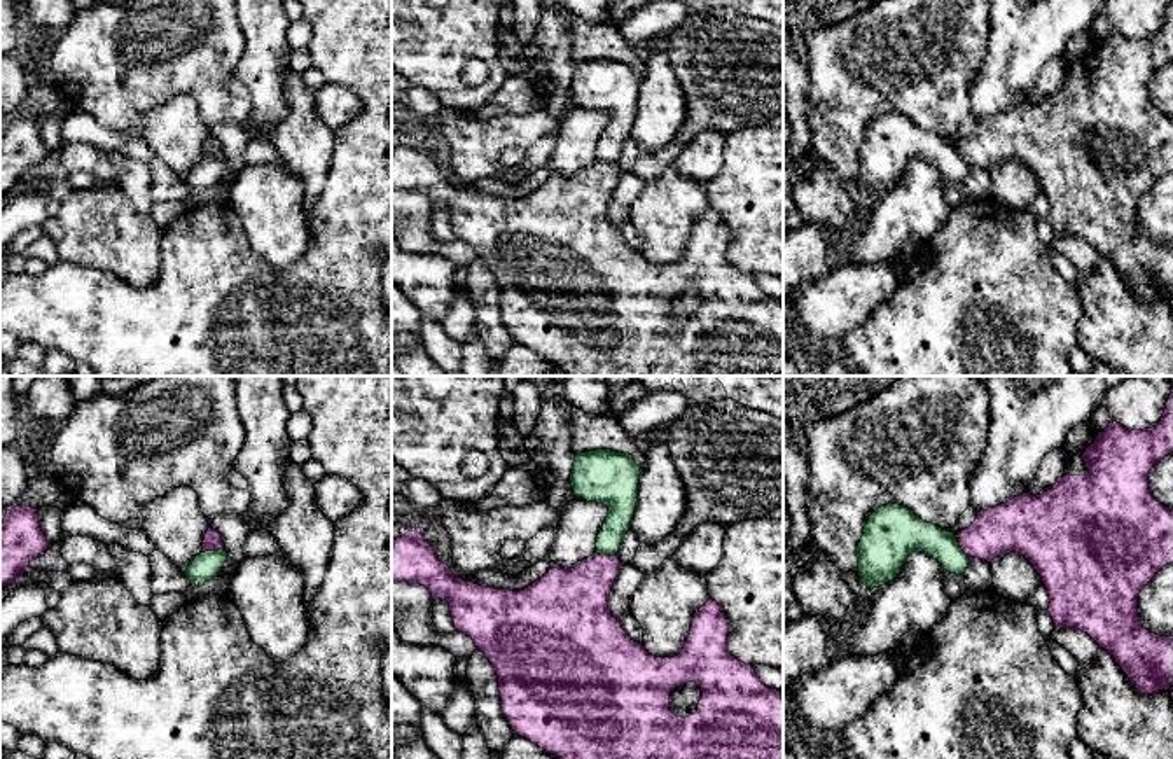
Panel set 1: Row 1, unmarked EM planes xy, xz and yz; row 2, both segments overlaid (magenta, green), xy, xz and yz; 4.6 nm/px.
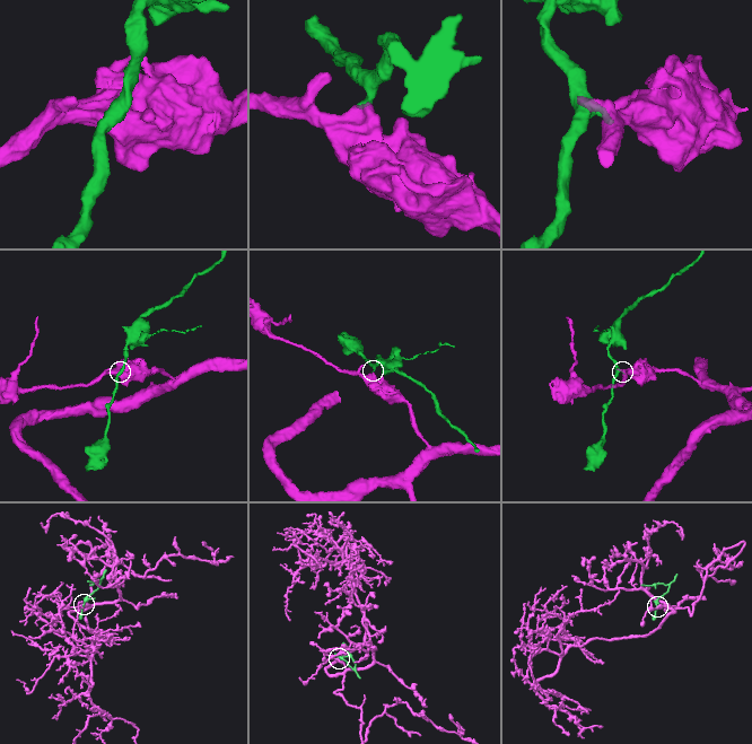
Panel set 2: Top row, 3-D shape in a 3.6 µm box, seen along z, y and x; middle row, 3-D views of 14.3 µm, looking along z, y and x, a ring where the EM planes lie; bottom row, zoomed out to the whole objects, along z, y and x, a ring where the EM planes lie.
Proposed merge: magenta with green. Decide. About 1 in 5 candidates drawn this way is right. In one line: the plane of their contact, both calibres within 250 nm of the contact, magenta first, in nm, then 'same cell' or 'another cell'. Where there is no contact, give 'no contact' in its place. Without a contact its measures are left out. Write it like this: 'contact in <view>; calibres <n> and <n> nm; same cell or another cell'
contact in yz; calibres 220 and 170 nm; another cell

